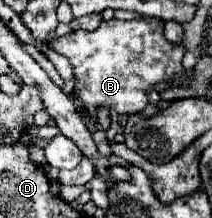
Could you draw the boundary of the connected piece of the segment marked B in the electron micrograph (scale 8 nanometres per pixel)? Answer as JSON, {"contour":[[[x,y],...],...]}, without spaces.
{"contour":[[[132,19],[104,21],[96,31],[74,31],[54,43],[52,49],[62,51],[74,67],[74,93],[86,103],[92,117],[100,107],[108,107],[112,115],[132,115],[148,105],[146,89],[162,81],[180,81],[184,75],[182,45],[172,45],[164,37],[164,21],[160,19]]]}

